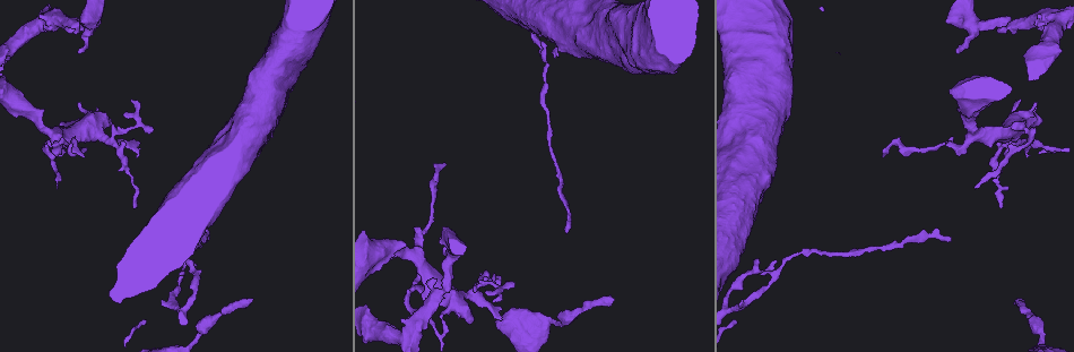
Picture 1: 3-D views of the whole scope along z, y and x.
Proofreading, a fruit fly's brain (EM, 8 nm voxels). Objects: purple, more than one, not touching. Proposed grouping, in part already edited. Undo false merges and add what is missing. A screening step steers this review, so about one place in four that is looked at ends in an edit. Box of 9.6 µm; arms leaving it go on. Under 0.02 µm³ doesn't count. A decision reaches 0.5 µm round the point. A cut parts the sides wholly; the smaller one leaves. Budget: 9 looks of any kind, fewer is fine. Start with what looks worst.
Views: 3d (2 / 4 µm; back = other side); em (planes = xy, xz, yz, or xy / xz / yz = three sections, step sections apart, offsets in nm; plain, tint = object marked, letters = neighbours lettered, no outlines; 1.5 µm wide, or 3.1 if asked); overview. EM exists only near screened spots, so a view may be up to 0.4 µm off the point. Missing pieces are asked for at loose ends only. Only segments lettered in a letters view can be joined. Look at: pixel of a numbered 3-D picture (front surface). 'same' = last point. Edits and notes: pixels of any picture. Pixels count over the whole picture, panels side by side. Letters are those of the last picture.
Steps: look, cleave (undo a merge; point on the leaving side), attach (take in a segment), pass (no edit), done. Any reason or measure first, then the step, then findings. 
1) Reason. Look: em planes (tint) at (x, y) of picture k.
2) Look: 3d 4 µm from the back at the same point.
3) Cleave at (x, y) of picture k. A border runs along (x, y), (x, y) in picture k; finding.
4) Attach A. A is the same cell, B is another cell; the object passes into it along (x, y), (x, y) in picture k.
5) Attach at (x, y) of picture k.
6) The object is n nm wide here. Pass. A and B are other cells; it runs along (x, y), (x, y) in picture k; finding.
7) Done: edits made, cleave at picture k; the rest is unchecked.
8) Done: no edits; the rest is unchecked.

End of a long branch. Look: em planes (letters) at (612, 299) of picture 1.

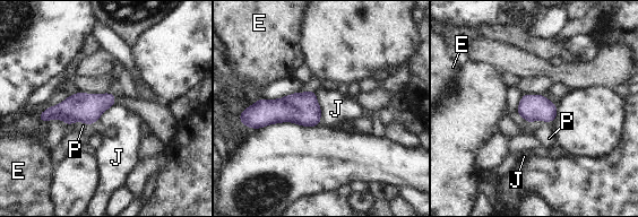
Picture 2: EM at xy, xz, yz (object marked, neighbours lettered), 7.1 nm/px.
Pass. E, J and P are other cells; a border runs along (313, 89), (321, 116) in picture 2; no lettered segment goes on from it.

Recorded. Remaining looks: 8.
Three-way junction. Look: 3d 4 µm at (470, 291) of picture 1.

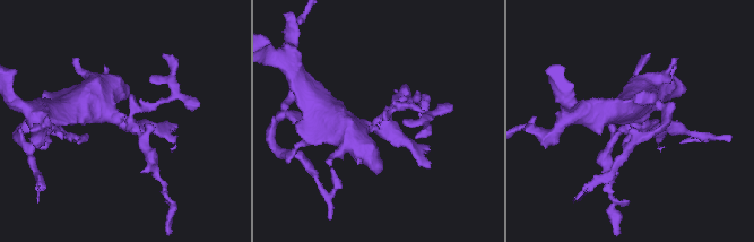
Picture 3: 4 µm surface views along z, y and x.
Look: em yz step 8 (letters) at (380, 118) of picture 3.

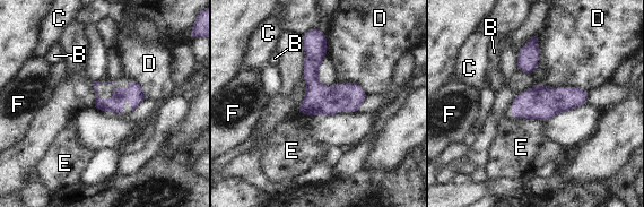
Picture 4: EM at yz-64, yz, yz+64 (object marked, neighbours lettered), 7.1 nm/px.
Cut it another way. Look: em planes (letters) at the same point.

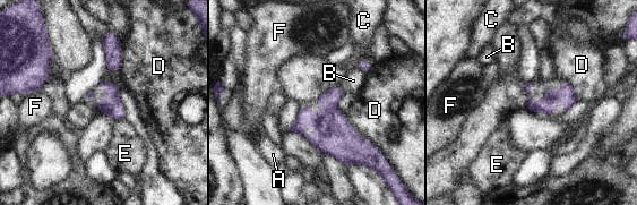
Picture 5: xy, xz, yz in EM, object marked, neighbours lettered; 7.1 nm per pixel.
The object is 130 nm wide here. Pass. A, B, C, D, E and F are other cells; it runs along (575, 97), (556, 93), (528, 107) in picture 5; one neuron here.

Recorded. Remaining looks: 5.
Free end. Look: em planes (plain) at (947, 23) of picture 1.

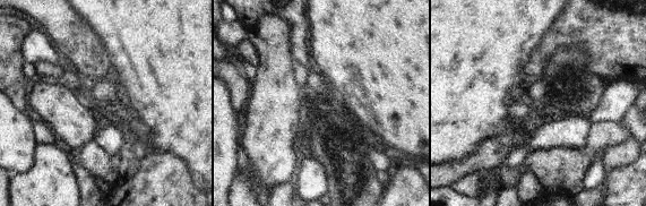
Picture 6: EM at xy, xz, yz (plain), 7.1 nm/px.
Look: em planes (tint) at the same point.

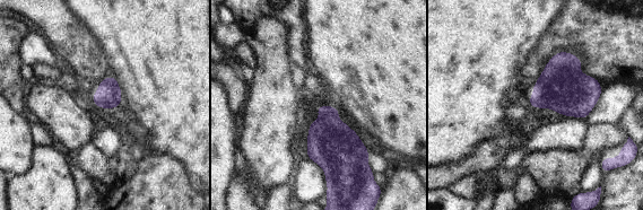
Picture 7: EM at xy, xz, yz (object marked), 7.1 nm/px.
Look: em planes (letters) at the same point.

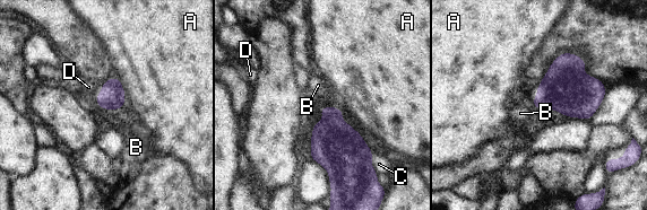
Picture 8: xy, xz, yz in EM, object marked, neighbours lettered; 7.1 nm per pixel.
The object is 180 nm wide here. Pass. A, B, C and D are other cells; a border runs along (326, 105), (342, 111) in picture 8; none of them fits.

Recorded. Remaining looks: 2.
Done: no edits; the rest is unchecked.

